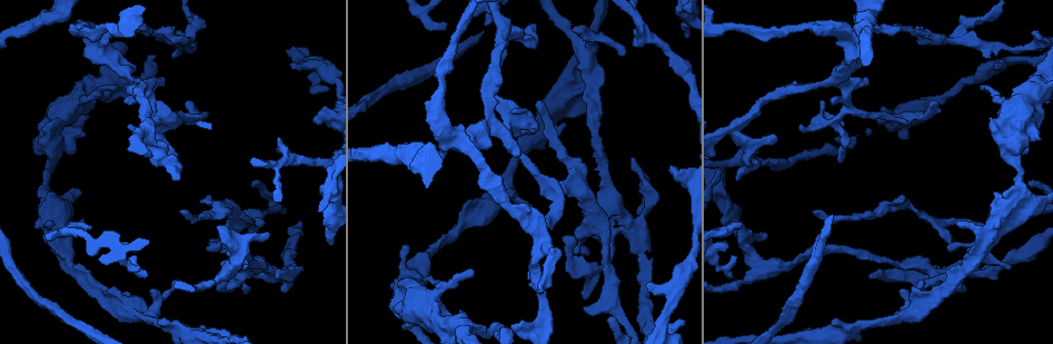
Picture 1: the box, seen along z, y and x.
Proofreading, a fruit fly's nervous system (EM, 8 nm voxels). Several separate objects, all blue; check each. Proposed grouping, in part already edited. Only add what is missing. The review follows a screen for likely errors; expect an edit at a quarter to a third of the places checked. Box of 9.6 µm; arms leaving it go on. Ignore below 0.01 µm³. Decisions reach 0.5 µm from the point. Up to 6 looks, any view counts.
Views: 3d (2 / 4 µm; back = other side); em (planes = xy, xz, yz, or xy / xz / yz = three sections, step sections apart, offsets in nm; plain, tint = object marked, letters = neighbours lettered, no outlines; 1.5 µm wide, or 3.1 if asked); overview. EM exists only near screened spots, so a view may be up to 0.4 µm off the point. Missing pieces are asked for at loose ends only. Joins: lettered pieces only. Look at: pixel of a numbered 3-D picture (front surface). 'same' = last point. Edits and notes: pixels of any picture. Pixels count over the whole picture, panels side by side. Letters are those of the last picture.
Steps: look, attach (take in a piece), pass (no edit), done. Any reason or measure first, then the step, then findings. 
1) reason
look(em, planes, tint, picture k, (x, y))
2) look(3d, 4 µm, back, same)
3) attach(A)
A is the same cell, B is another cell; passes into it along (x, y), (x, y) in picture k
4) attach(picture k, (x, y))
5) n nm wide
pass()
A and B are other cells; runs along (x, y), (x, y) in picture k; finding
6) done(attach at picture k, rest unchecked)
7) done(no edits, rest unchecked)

branch stops here
look(3d, 4 µm, picture 1, (330, 243))

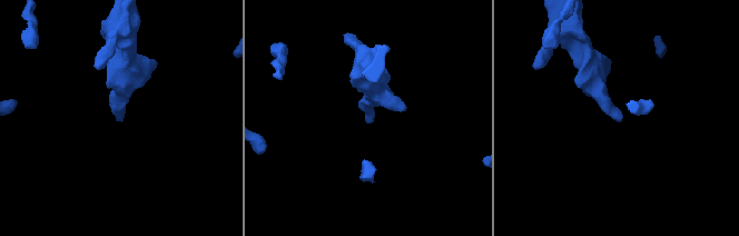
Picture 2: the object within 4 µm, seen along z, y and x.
look(em, planes, letters, picture 2, (619, 121))

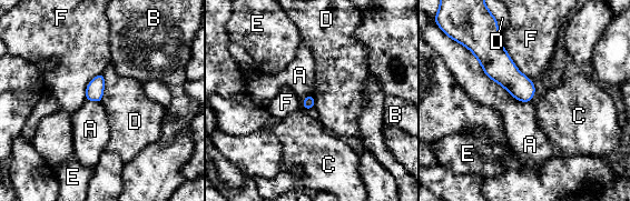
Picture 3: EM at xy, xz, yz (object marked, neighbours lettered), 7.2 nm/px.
pass()
A, B, C, D, E and F are other cells; border along (469, 50), (491, 79), (530, 102) in picture 3; none of them fits

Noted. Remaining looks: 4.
an open end
look(3d, 4 µm, picture 1, (246, 293))

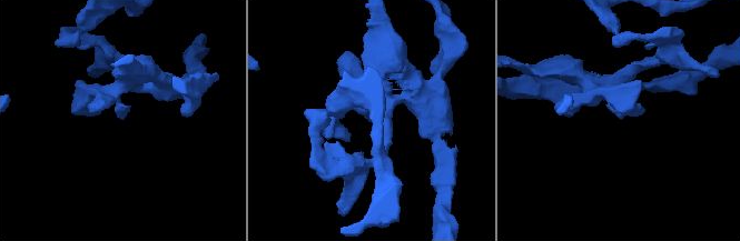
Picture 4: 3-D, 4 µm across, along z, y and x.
look(em, planes, letters, picture 4, (621, 118))

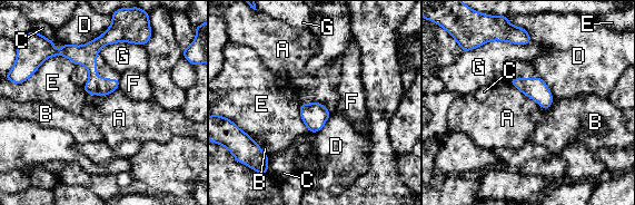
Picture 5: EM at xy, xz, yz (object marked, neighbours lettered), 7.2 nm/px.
pass()
A, B, C, D, E, F and G are other cells; border along (252, 139), (269, 158) in picture 5; no lettered piece goes on from it

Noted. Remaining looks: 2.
free end
look(3d, 2 µm, picture 1, (841, 161))

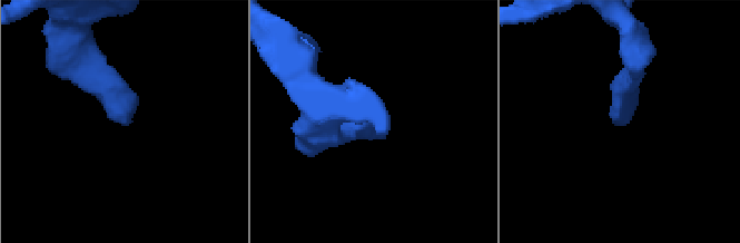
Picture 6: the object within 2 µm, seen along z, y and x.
look(em, planes, letters, picture 6, (128, 124))

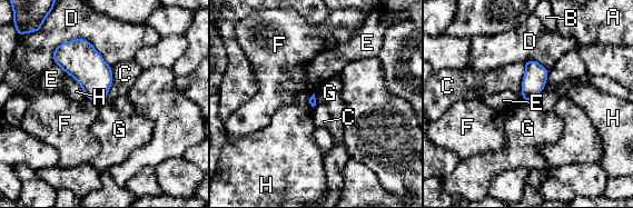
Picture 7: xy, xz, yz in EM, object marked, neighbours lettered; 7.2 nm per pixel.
pass()
A, B, C, D, E, F, G and H are other cells; border along (521, 99), (531, 101) in picture 7; no lettered piece goes on from it

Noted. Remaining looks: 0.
done(no edits, rest unchecked)

